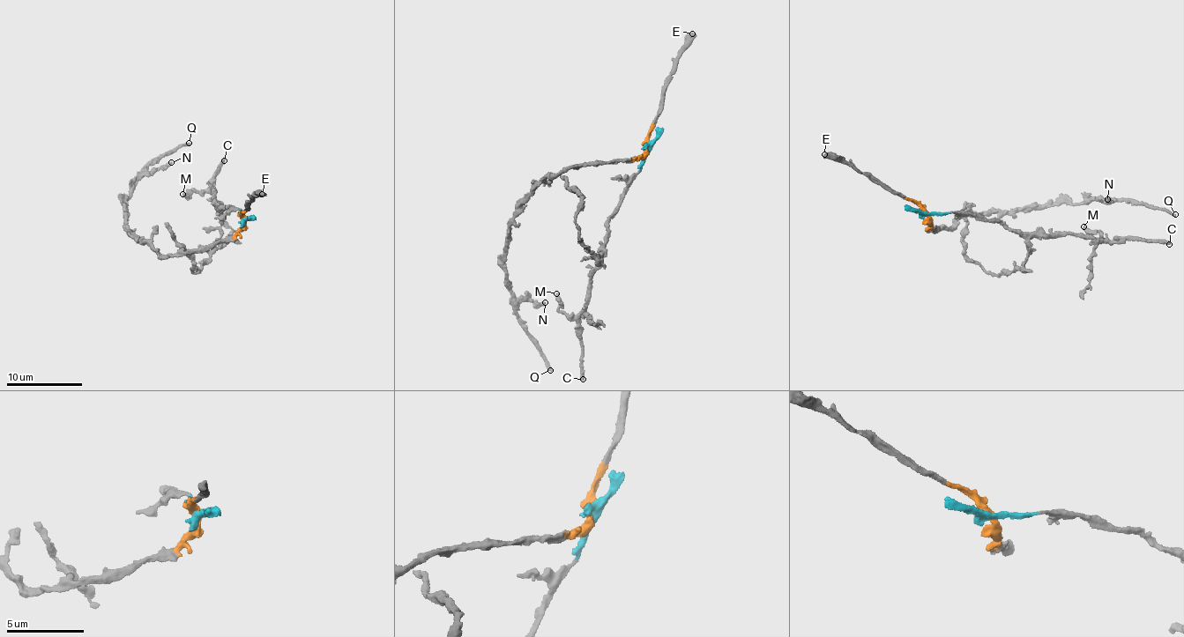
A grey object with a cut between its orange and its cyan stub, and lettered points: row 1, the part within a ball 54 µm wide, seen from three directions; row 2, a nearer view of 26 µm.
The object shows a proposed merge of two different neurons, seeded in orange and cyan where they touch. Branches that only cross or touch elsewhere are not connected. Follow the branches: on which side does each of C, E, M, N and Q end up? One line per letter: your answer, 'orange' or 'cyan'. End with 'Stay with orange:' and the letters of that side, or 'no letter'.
C: cyan
E: orange
M: cyan
N: orange
Q: orange
Stay with orange: E, N, Q

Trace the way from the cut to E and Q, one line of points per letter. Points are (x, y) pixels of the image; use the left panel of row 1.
E: (245, 218), (242, 213), (247, 211), (247, 203), (263, 193)
Q: (245, 218), (228, 239), (167, 254), (156, 253), (128, 230), (125, 200), (141, 173), (189, 143)

